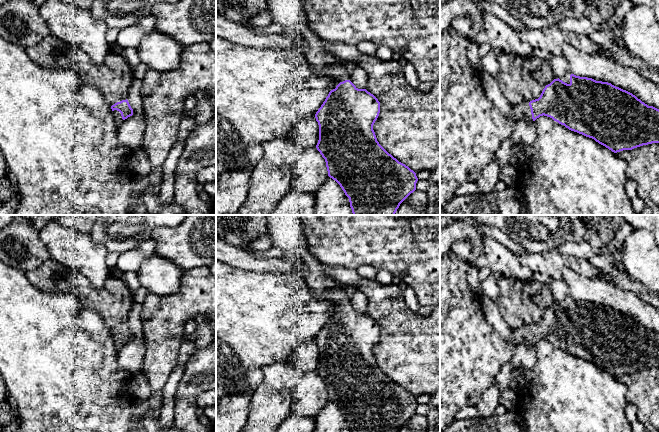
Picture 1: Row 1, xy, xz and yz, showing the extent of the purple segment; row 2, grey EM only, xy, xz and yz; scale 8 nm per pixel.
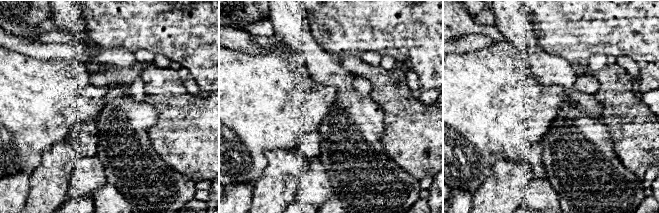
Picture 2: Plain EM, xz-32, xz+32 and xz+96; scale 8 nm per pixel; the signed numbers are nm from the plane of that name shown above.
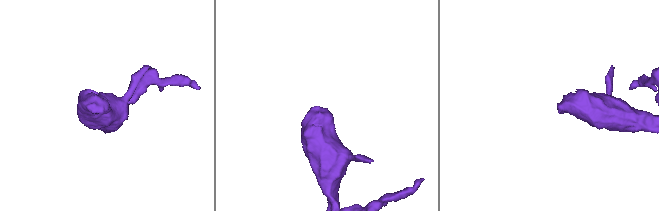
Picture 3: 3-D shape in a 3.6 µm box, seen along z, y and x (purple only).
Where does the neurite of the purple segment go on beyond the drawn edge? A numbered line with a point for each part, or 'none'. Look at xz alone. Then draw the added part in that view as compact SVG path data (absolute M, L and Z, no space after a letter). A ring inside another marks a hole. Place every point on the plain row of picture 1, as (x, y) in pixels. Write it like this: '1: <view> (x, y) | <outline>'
1: xz (286, 231) | M269 215L268 235L273 247L283 251L284 259L302 266L301 274L313 295L325 294L340 306L350 303L342 284L325 274L323 265L309 252L299 215Z

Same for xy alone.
1: xy (117, 338) | M114 334L113 338L114 338L114 341L115 341L115 344L116 344L116 348L120 349L121 346L123 345L121 337L119 335L117 335L117 334Z

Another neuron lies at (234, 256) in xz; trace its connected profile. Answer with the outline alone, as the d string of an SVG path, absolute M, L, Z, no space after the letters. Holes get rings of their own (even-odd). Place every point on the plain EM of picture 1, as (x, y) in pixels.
M216 237L216 259L231 266L257 273L301 271L302 268L301 264L284 258L258 259L252 253L229 245L218 237Z

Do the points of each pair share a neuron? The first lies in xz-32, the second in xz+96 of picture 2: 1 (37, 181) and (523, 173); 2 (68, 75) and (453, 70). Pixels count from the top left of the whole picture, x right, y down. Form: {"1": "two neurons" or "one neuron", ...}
{"1": "one neuron", "2": "one neuron"}

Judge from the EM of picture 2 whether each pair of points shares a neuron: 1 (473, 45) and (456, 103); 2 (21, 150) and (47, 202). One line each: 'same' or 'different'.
1: different
2: different

